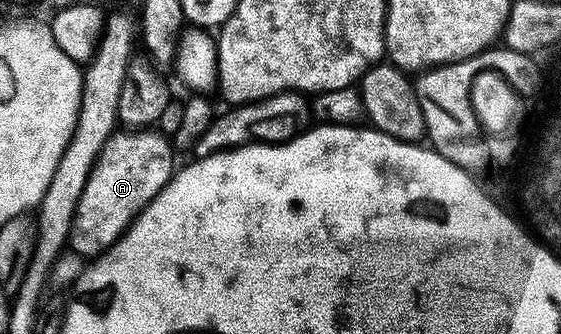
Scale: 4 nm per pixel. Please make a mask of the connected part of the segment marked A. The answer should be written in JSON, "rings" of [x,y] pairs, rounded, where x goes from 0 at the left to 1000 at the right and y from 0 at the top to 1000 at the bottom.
{"rings":[[[214,383],[200,398],[173,464],[137,605],[127,743],[169,766],[200,737],[307,533],[307,461],[308,428],[283,386]]]}

